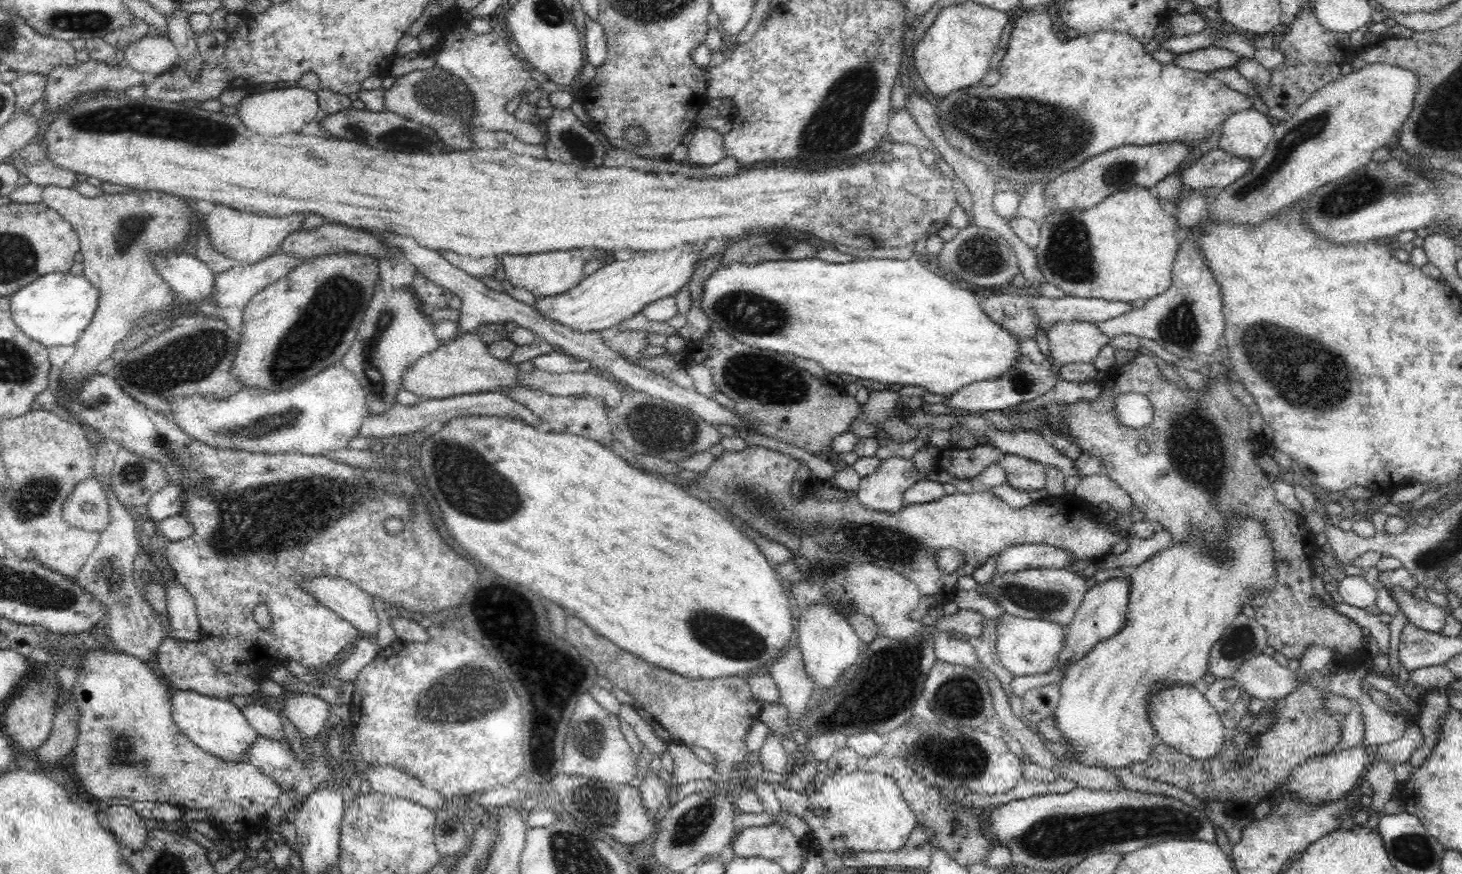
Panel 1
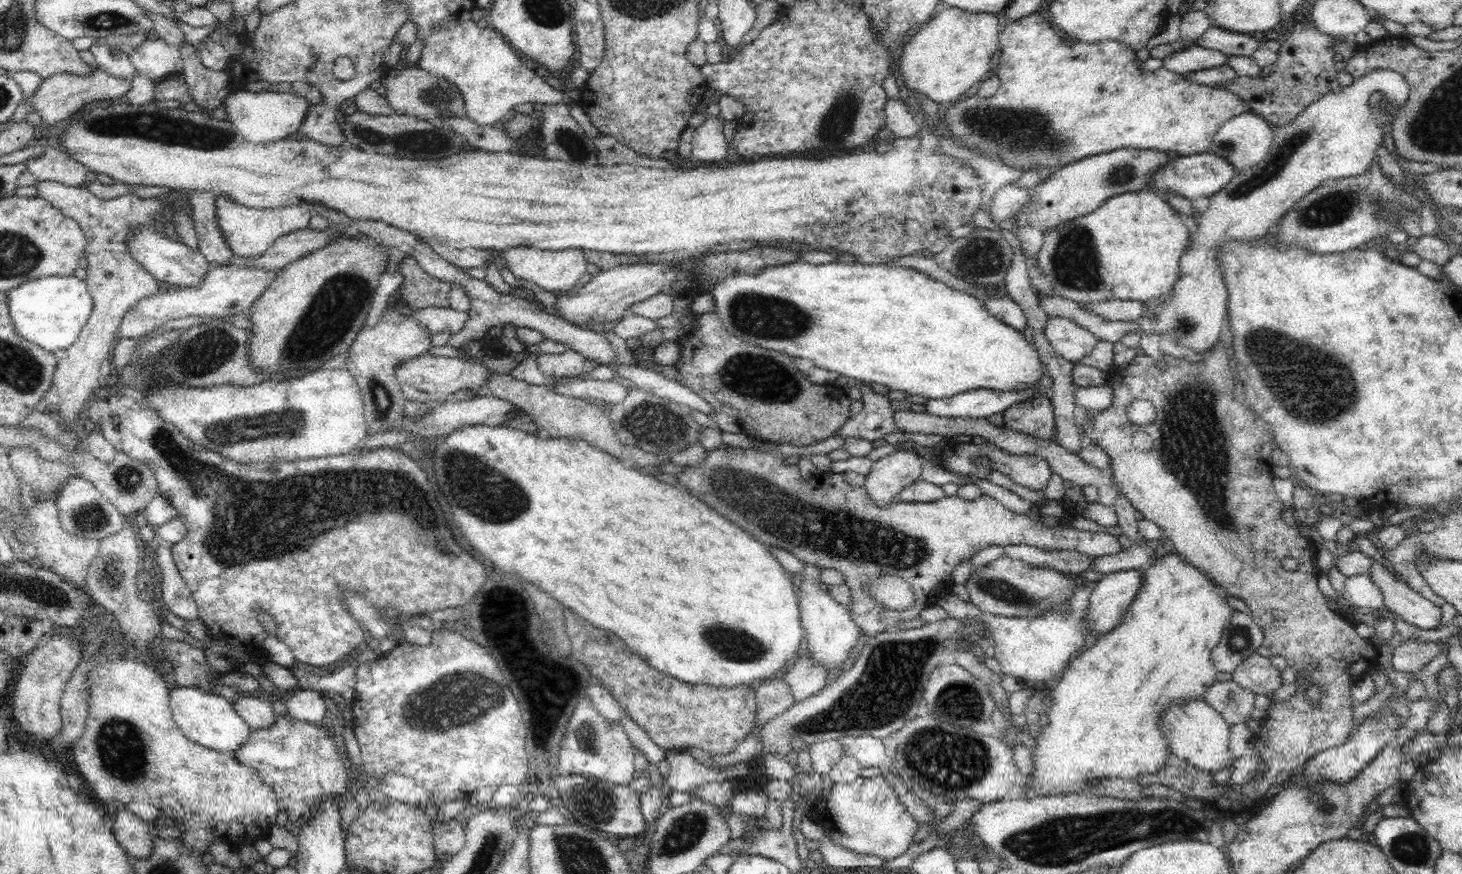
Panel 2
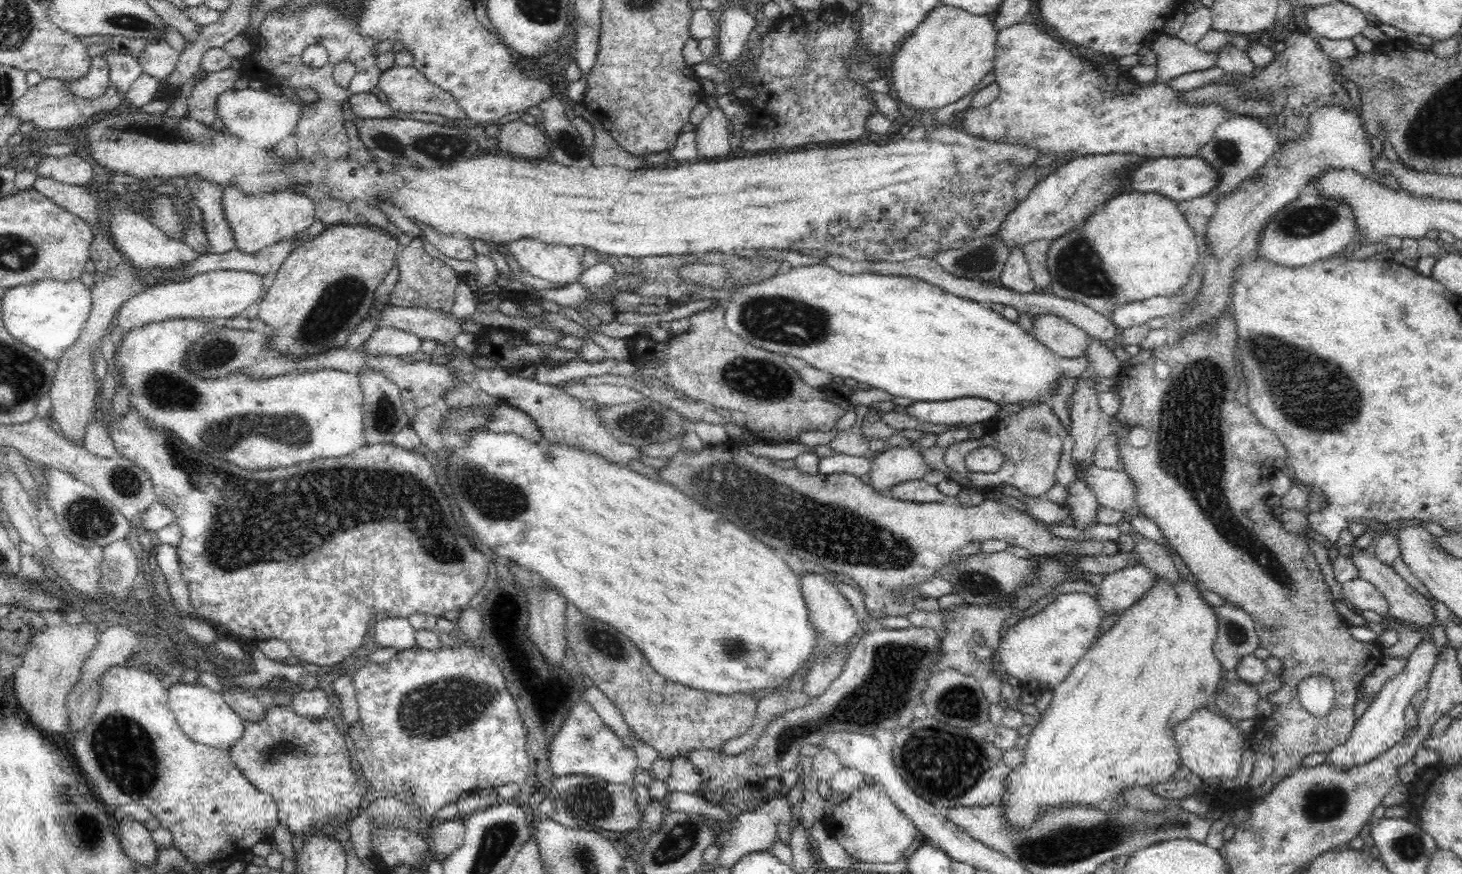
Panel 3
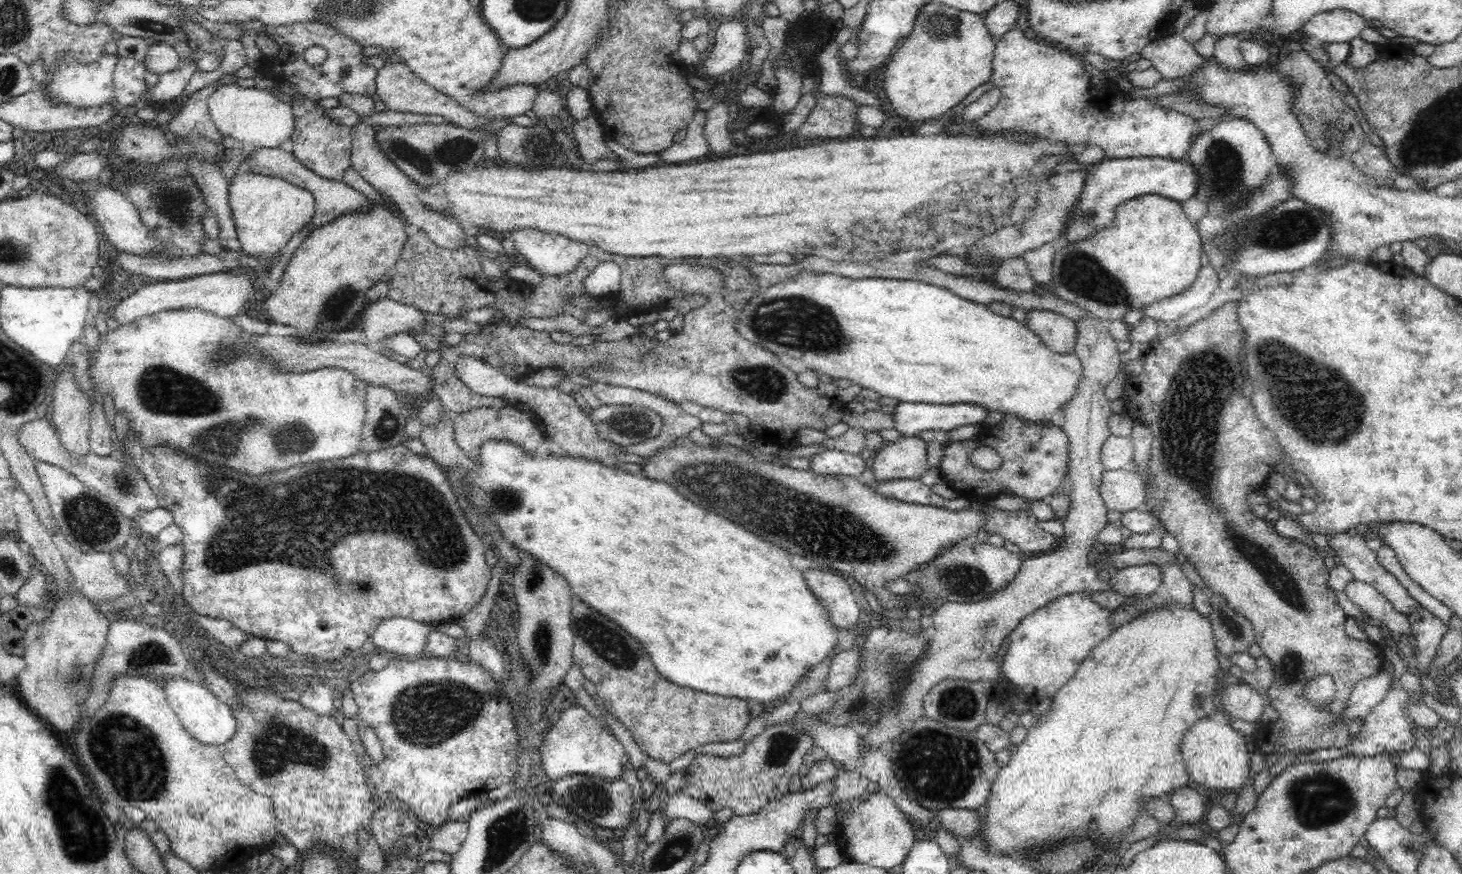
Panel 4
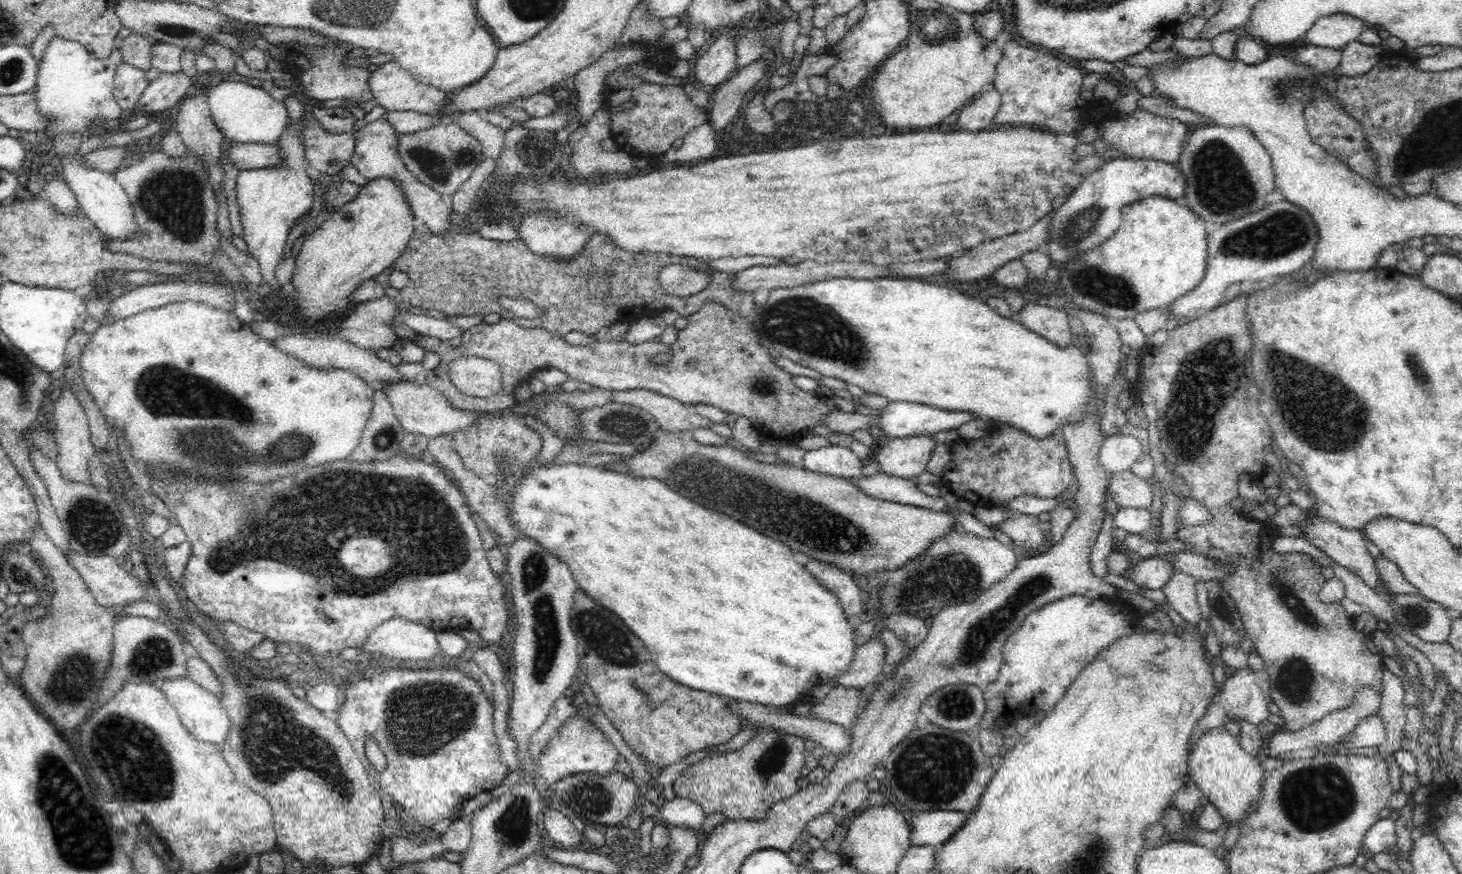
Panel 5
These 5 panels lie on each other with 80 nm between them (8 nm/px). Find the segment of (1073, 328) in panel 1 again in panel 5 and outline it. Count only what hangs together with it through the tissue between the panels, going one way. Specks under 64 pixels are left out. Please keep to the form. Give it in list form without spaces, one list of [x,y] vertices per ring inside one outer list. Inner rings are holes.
[[[1026,302],[1014,314],[1014,319],[1052,344],[1064,347],[1071,342],[1070,325],[1064,309]]]

